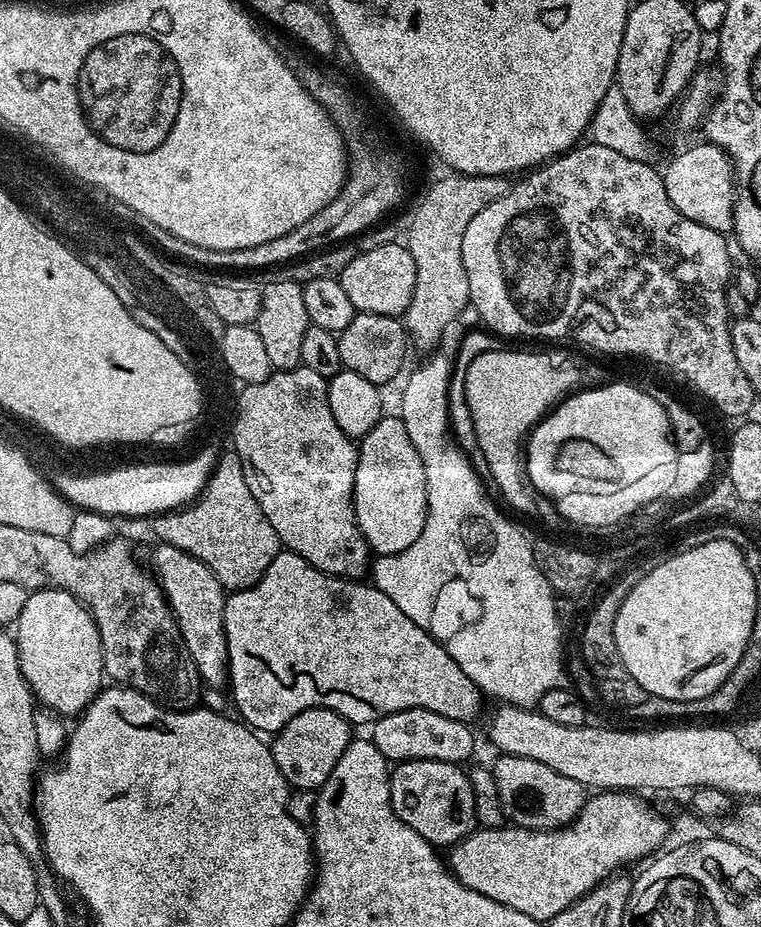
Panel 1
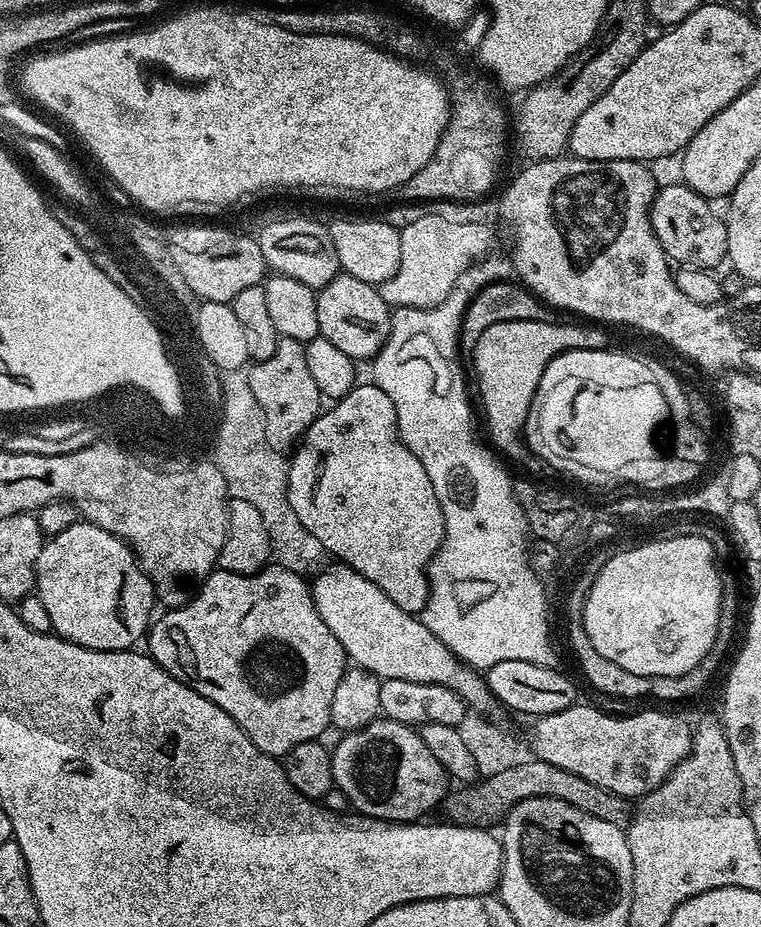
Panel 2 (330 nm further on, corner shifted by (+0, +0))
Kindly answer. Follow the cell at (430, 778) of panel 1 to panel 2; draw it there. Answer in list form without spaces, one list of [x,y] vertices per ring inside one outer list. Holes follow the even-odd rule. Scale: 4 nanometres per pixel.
[[[387,718],[371,720],[364,728],[343,733],[331,749],[333,785],[346,794],[349,805],[361,816],[393,822],[416,822],[431,808],[439,809],[450,788],[450,777],[426,750],[419,731]]]

